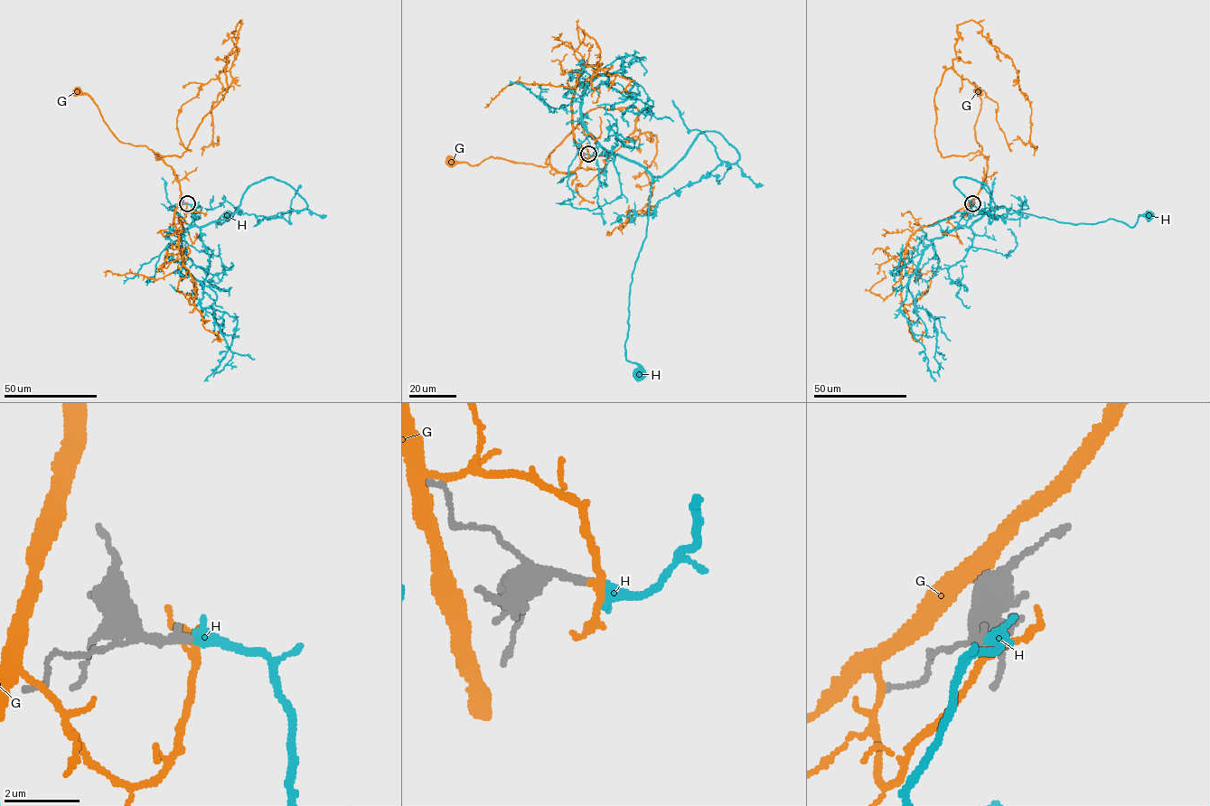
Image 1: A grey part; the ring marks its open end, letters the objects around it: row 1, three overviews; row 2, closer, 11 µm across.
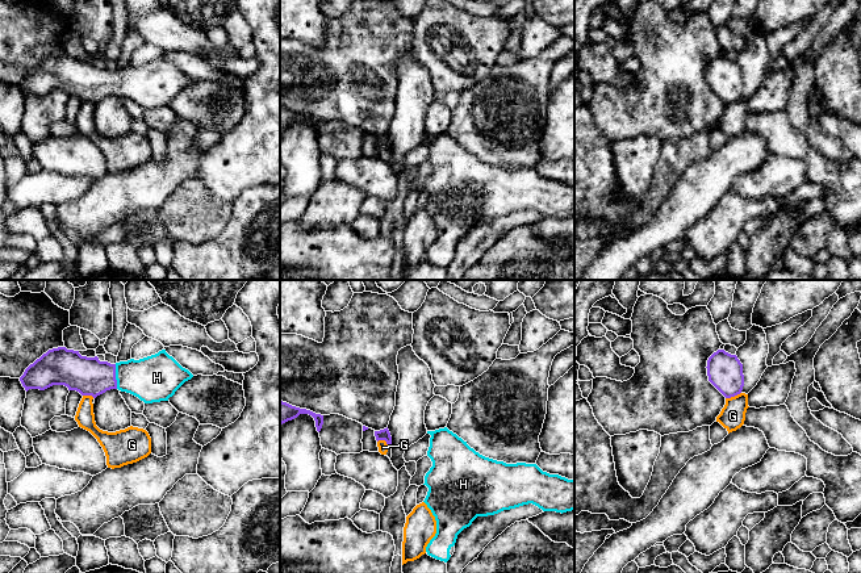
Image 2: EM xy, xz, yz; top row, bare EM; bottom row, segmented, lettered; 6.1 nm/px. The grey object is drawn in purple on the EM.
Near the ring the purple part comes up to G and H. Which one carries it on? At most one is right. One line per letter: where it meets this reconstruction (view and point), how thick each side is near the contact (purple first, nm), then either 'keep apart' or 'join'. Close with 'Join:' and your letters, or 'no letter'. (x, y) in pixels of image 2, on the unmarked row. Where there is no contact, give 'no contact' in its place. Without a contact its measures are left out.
G: contact yz (732, 101); calibres 220 and 160 nm; keep apart
H: contact xy (115, 82); calibres 240 and 280 nm; join
Join: H

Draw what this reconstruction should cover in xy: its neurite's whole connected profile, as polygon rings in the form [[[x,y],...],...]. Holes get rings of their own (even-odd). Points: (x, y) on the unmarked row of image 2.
[[[58,53],[30,70],[20,87],[26,97],[64,91],[68,96],[96,104],[106,96],[118,95],[152,109],[168,106],[192,83],[166,55],[139,66],[110,70],[97,62],[87,63],[79,57]]]

